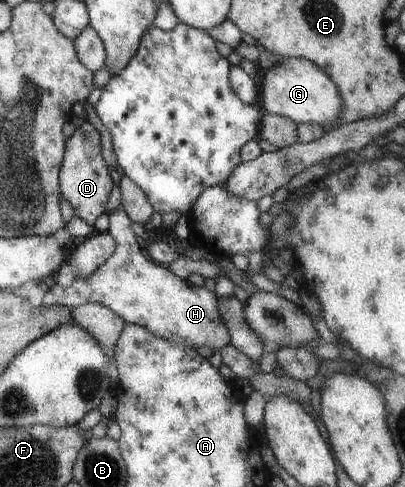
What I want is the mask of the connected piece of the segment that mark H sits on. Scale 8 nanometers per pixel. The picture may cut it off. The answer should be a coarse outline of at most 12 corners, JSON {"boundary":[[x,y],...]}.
{"boundary":[[118,204],[92,274],[47,282],[42,305],[101,304],[174,346],[230,337],[218,299],[145,258]]}

